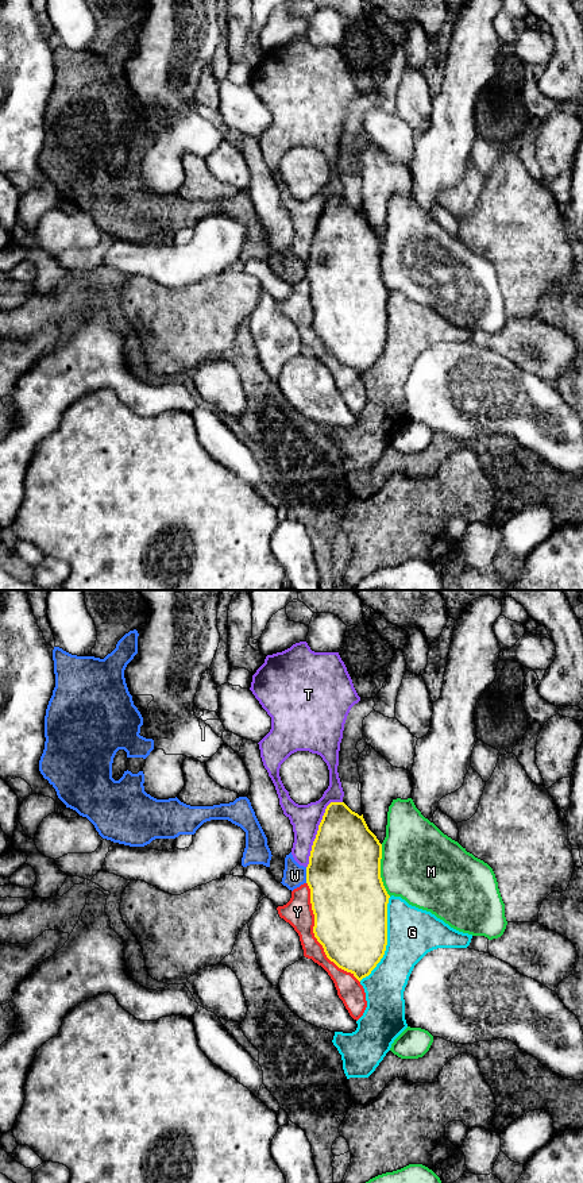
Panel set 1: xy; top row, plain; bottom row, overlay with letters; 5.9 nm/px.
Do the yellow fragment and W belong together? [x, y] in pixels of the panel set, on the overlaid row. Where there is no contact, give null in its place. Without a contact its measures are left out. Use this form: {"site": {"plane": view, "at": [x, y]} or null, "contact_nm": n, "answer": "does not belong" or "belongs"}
{"site": {"plane": "xy", "at": [307, 875]}, "contact_nm": 100, "answer": "does not belong"}

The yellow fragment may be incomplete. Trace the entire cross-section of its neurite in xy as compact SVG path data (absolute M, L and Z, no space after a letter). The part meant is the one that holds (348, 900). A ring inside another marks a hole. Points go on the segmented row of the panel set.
M331 802L327 806L323 820L318 825L318 831L309 856L309 864L306 867L306 883L310 889L310 903L314 914L313 933L317 941L323 945L327 957L333 962L339 968L351 972L359 982L363 978L368 976L371 971L377 967L377 964L383 957L387 945L387 903L390 895L387 894L381 878L381 859L382 844L377 839L377 836L368 829L363 814L359 816L358 813L352 812L344 802Z

